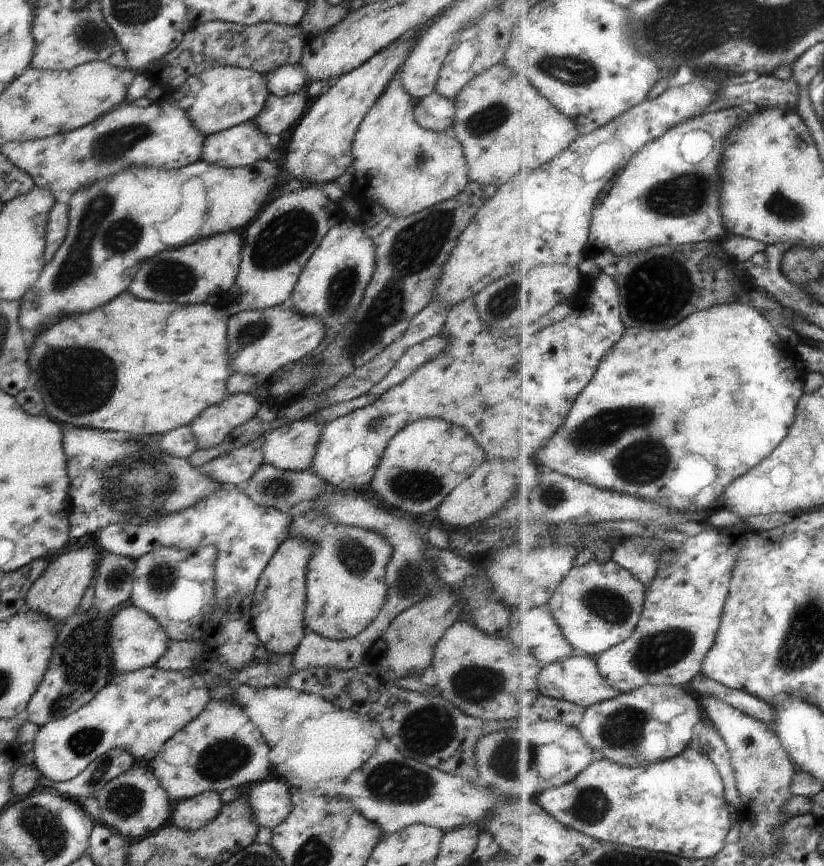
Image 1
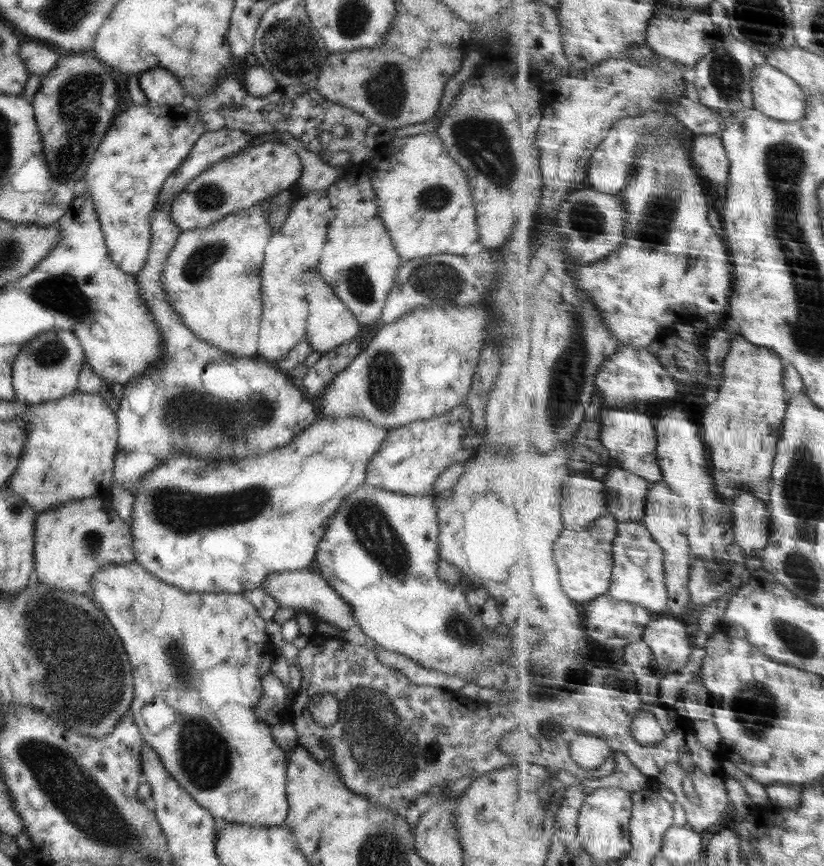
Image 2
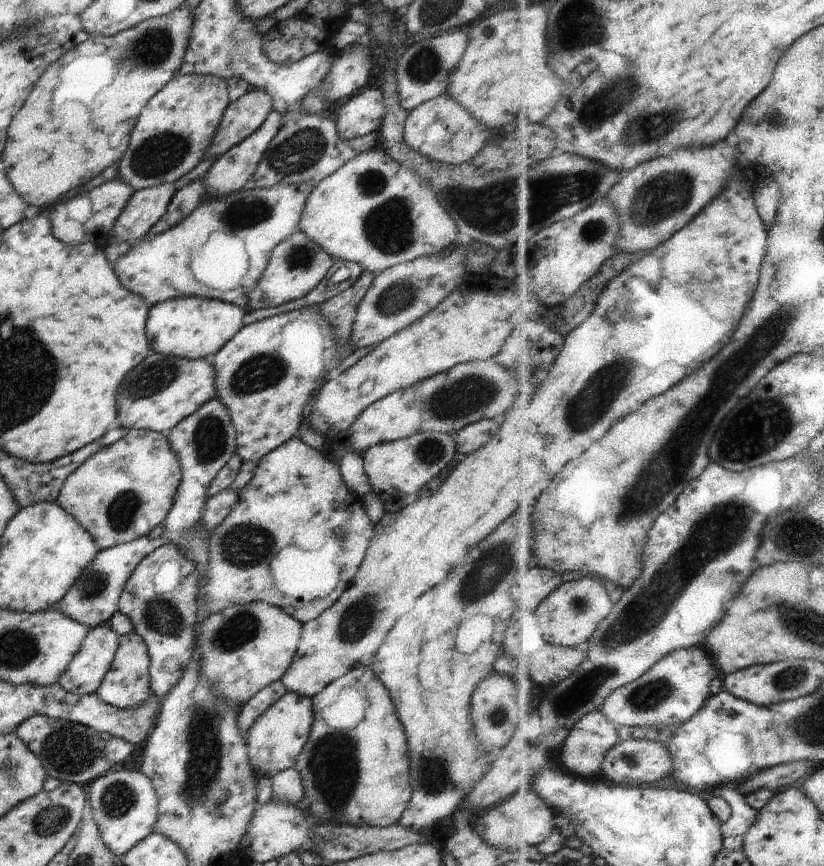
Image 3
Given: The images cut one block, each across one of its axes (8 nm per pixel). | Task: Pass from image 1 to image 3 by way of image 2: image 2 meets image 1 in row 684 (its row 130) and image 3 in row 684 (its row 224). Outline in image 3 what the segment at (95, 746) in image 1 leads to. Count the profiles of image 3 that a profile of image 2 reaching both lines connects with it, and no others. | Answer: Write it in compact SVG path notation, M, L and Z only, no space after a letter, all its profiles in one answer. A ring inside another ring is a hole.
M136 631L119 636L119 647L108 672L95 692L100 700L117 709L135 709L144 706L150 698L150 657L147 646Z

